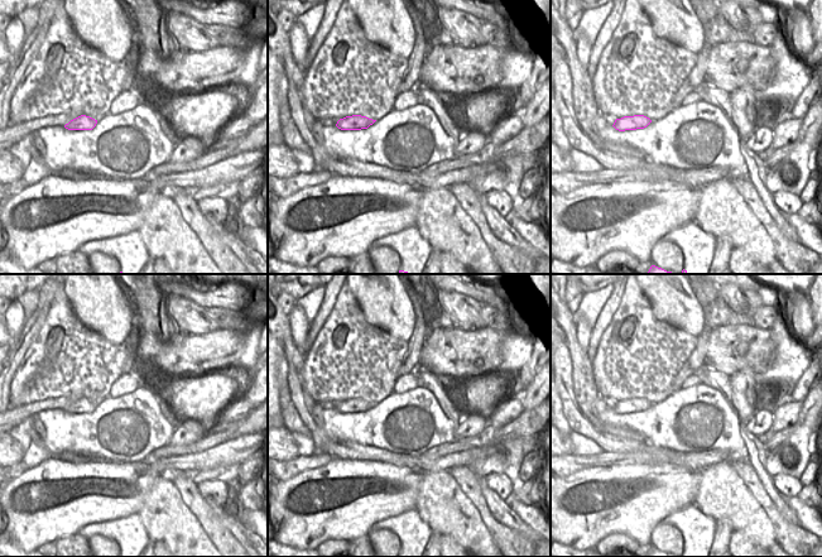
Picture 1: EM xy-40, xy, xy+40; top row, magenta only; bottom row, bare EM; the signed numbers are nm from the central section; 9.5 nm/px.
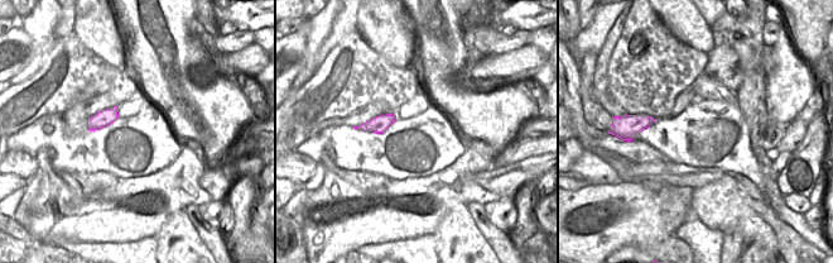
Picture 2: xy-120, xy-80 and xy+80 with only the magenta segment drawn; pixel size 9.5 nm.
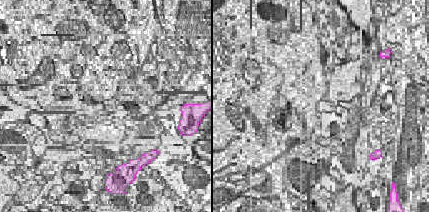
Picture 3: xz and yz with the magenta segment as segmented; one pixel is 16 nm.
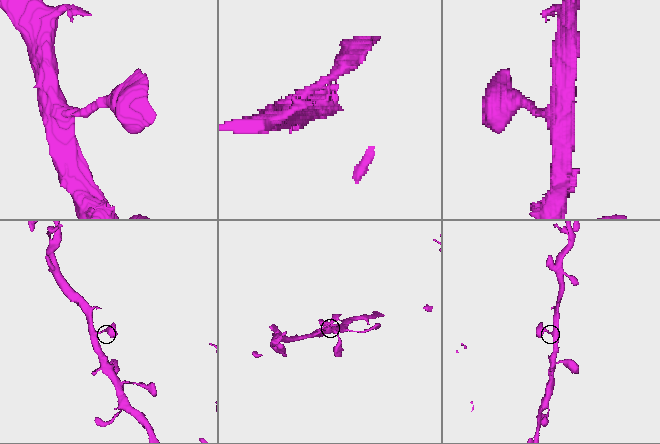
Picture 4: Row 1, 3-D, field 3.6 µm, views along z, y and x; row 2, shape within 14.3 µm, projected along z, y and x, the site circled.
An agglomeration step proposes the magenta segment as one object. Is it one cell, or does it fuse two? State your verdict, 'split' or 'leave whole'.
leave whole

